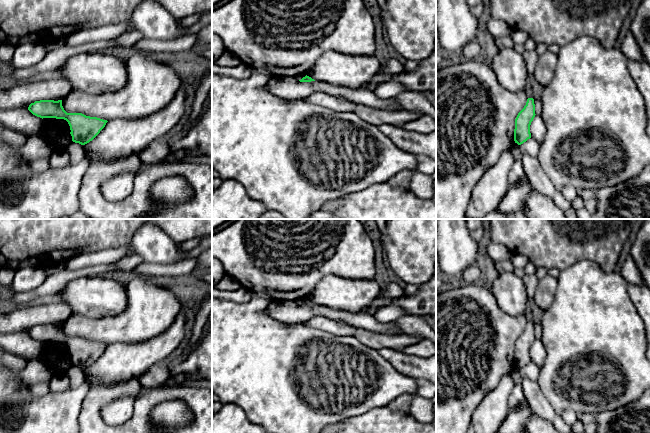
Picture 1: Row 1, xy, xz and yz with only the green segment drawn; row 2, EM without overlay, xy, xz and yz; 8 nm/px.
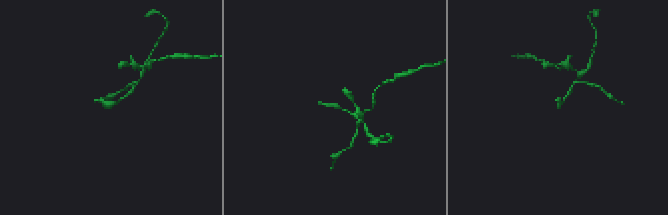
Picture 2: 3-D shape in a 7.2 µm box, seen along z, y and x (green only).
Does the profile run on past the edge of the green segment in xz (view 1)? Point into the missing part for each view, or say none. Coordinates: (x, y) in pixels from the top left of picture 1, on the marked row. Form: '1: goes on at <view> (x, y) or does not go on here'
1: does not go on here

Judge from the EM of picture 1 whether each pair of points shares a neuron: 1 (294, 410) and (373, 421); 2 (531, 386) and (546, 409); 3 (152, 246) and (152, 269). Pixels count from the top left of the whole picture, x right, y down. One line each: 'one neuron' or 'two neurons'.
1: two neurons
2: one neuron
3: two neurons

